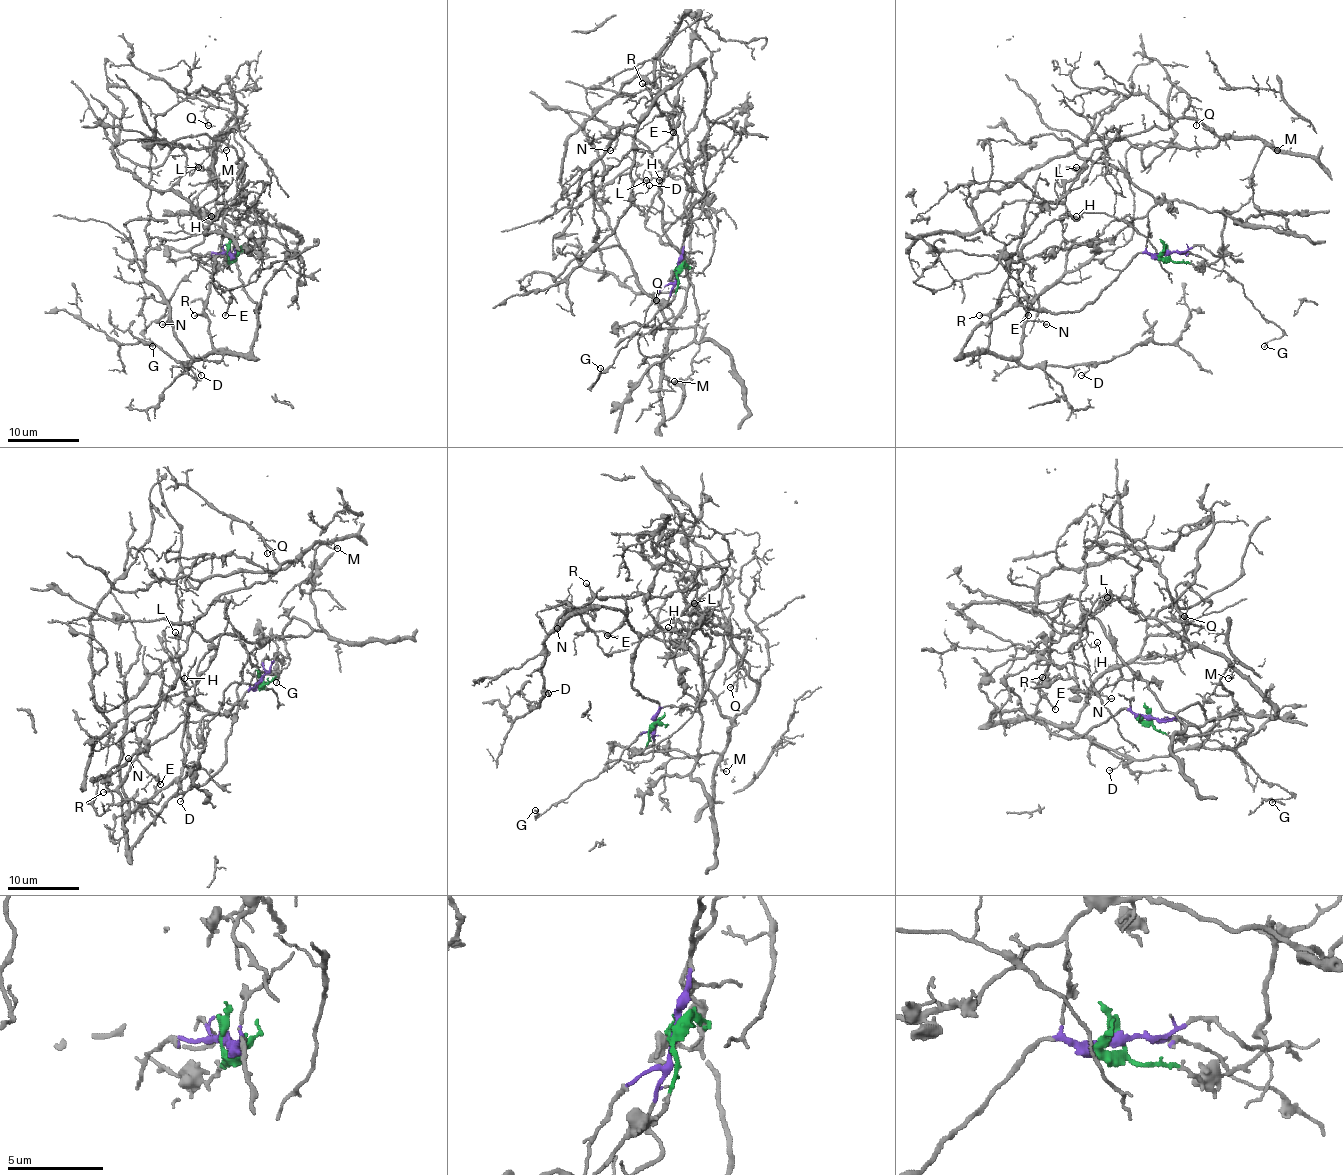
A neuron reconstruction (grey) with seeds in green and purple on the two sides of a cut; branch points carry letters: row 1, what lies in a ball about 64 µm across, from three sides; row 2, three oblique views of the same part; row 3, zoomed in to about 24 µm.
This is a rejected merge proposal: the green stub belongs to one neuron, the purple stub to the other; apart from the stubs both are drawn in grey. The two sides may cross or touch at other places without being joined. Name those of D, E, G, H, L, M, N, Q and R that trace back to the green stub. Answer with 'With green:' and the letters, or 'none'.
With green: H, L, M, Q

